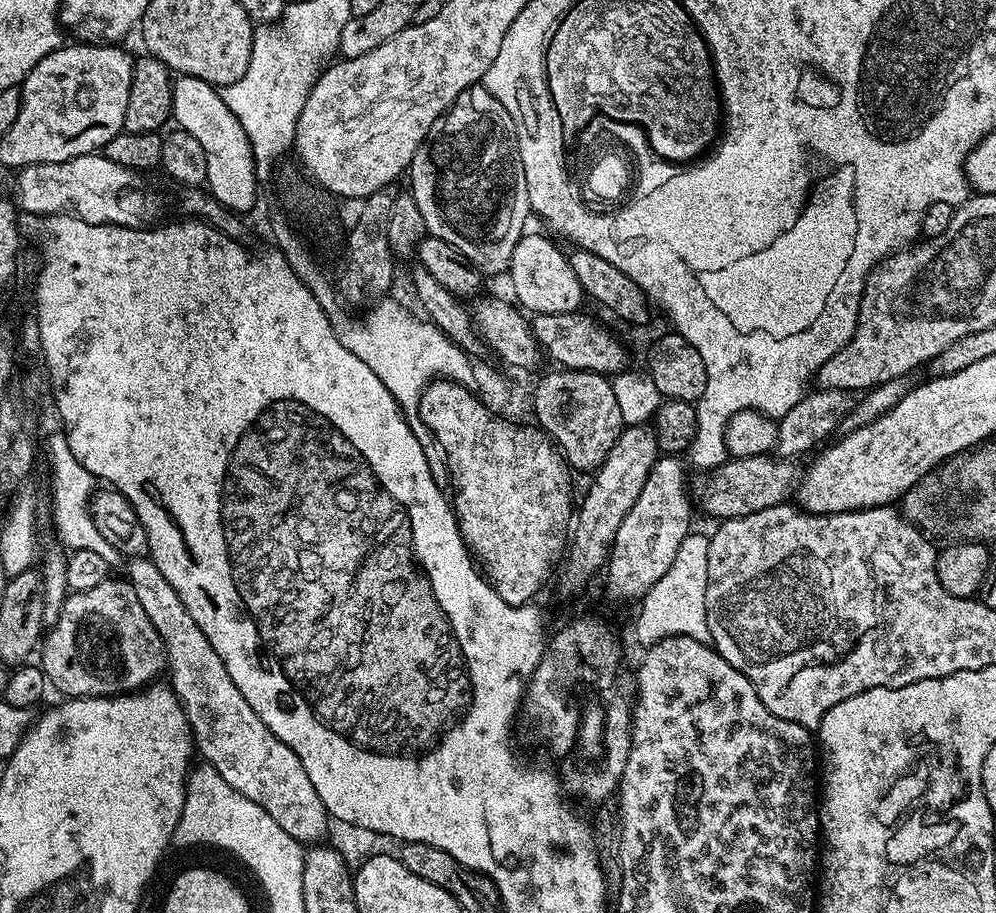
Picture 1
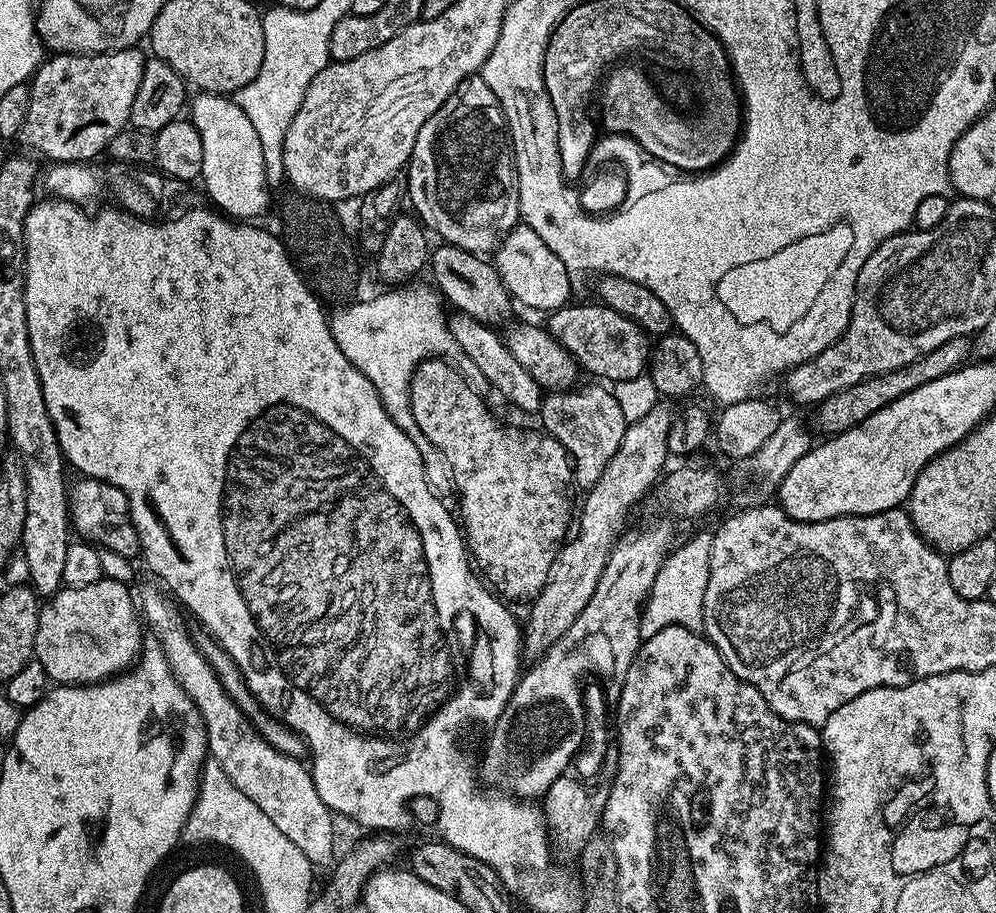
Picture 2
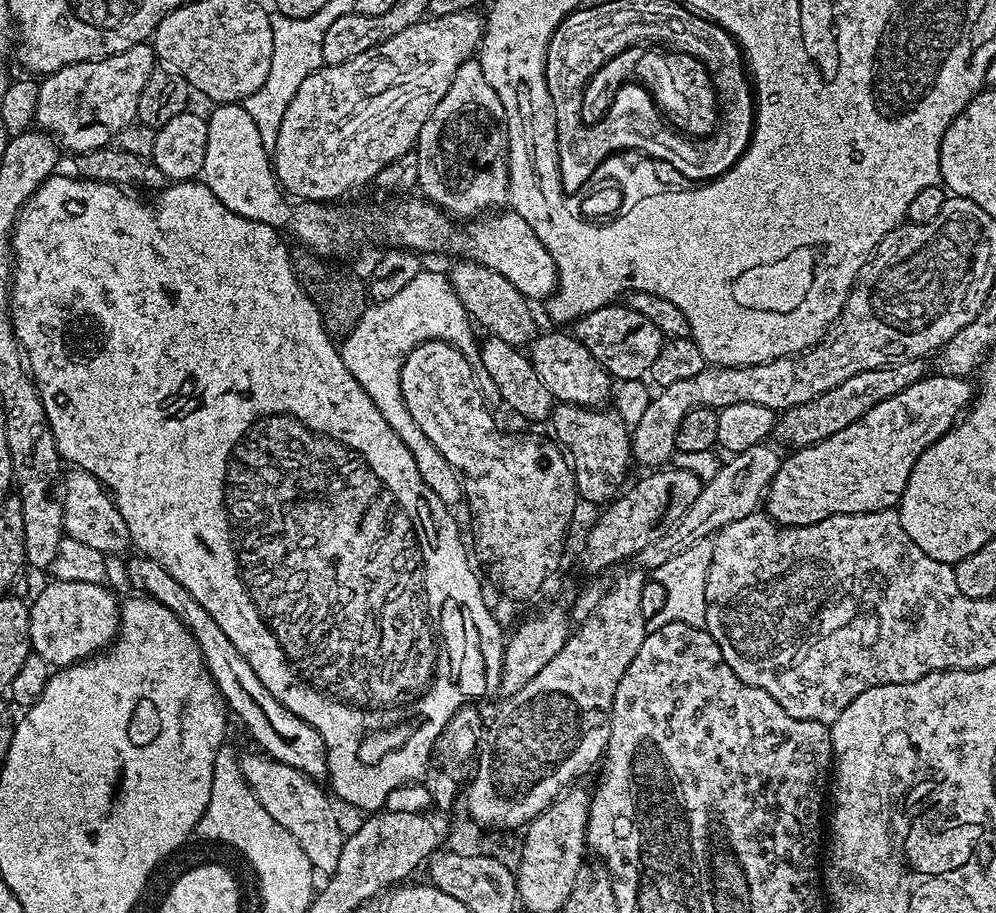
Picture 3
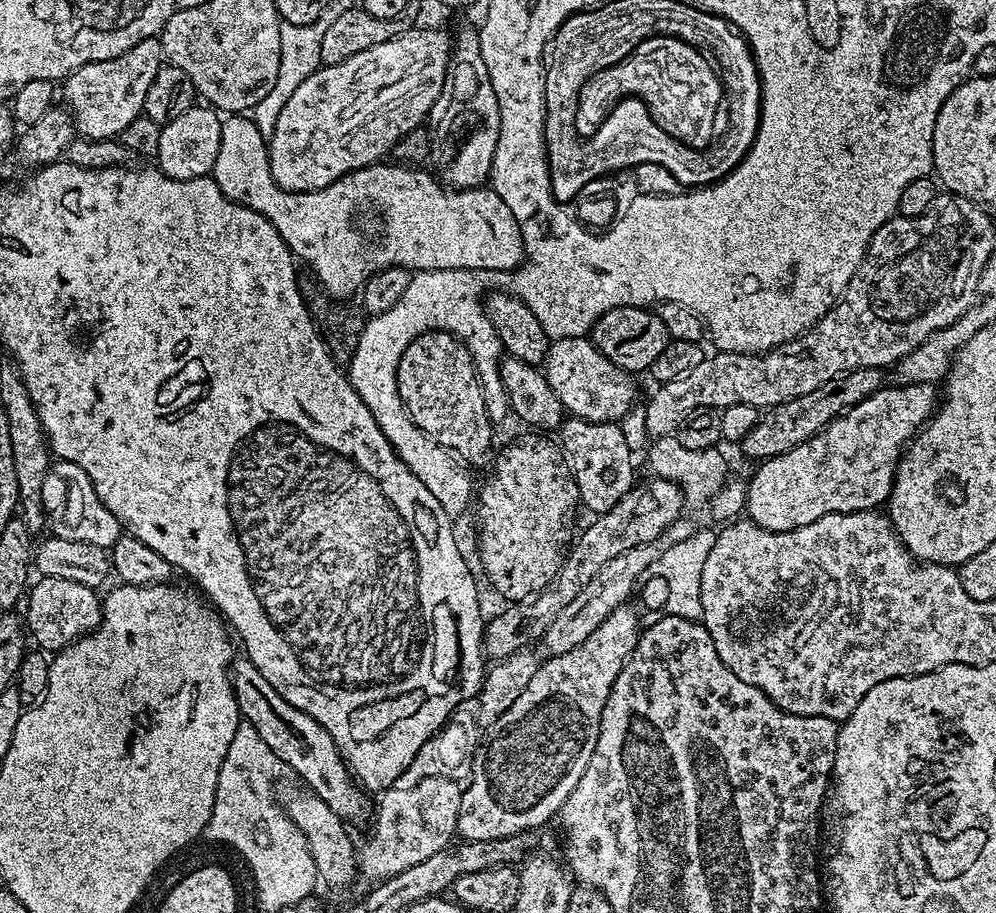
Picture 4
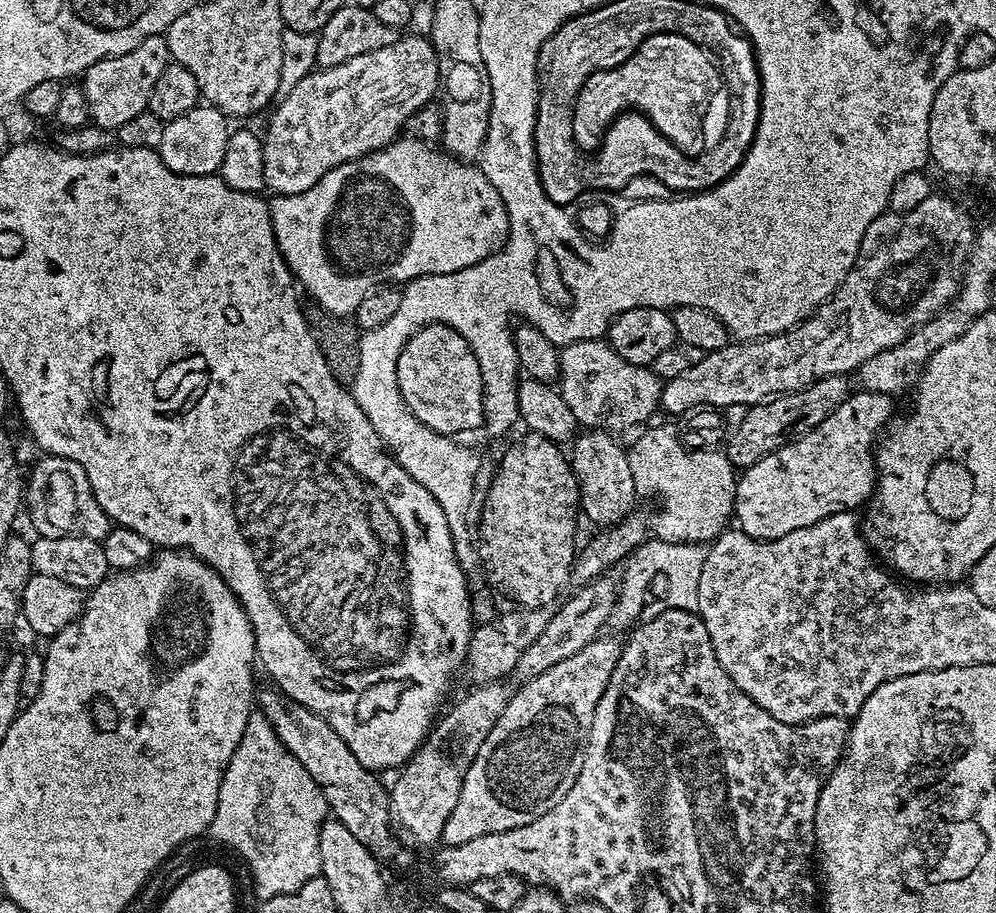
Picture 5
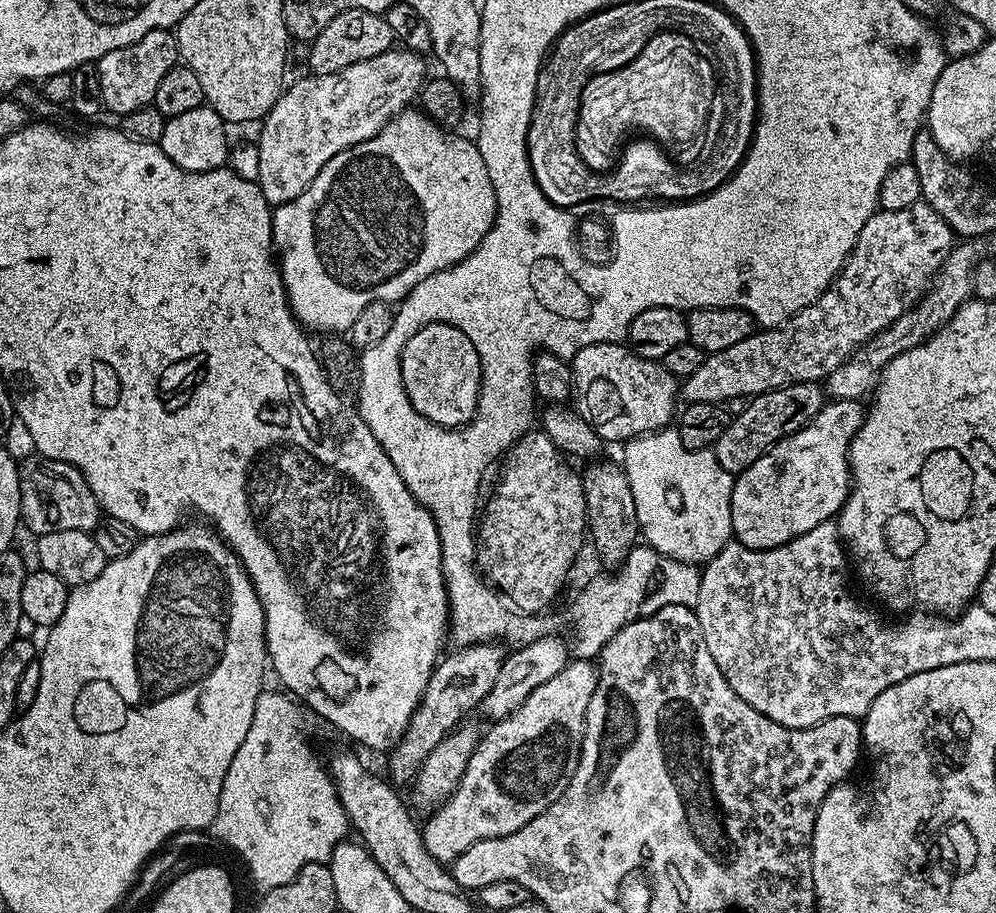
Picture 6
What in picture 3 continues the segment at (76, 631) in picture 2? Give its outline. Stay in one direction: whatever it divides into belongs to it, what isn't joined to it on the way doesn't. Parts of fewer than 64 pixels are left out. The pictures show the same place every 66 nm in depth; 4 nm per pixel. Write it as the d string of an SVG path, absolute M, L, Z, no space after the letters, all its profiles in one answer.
M49 579L49 584L30 600L30 642L32 651L37 652L53 669L69 668L80 660L87 660L104 651L115 641L122 619L122 604L115 592L104 584L94 582L62 582Z

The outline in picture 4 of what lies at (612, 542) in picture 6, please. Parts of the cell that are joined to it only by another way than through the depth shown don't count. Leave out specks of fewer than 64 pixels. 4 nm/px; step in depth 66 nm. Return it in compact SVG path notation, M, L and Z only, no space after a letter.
M575 418L565 419L558 429L558 447L576 479L581 505L592 514L599 514L618 506L634 487L632 480L632 448L628 436L616 422L590 422Z

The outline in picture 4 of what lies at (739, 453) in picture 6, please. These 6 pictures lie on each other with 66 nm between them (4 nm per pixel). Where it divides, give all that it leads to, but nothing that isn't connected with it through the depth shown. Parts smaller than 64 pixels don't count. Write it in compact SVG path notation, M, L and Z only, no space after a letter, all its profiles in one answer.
M855 368L830 378L818 390L802 394L802 398L790 398L790 402L761 411L759 420L742 441L742 448L752 462L766 462L771 456L784 456L786 450L794 450L802 442L822 432L831 420L836 420L846 410L858 406L862 398L885 387L886 376L879 368Z

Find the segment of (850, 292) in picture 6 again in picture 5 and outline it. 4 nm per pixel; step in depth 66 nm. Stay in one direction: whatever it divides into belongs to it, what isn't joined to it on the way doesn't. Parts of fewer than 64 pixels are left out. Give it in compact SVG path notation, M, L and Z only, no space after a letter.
M933 194L926 202L903 214L891 210L883 212L866 226L858 258L840 288L811 316L789 332L764 336L760 340L729 342L724 348L705 354L698 366L663 385L660 408L679 418L686 410L703 404L721 410L735 403L751 406L784 392L797 392L827 376L855 373L862 362L874 358L874 354L882 354L882 350L898 346L914 329L951 304L958 288L958 277L976 242L977 231L977 225L972 225L971 218L959 206L940 194Z

